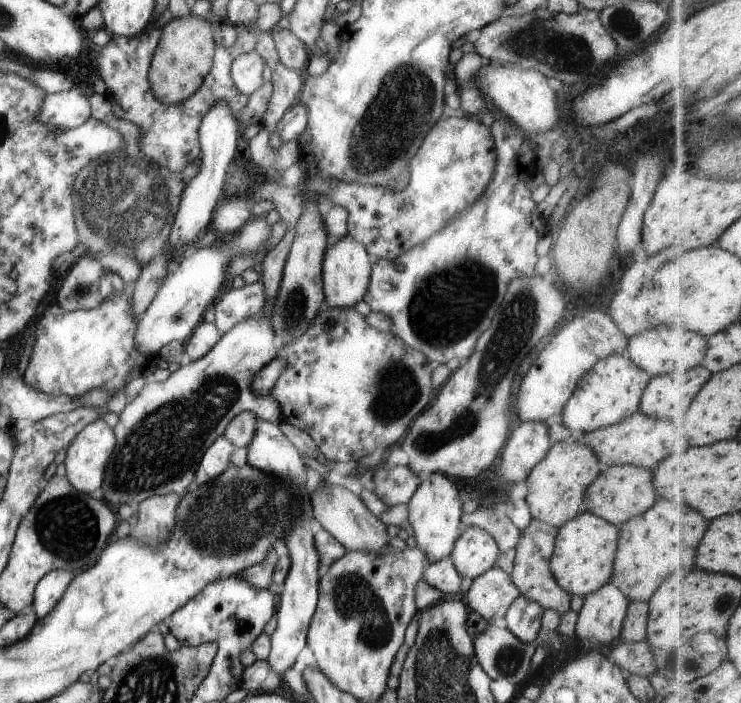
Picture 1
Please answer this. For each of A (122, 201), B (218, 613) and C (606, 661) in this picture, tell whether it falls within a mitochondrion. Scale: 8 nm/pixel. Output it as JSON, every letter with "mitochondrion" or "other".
{"A":"mitochondrion","B":"other","C":"other"}

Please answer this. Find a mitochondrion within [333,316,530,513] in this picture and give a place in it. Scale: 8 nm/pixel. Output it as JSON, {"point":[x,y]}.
{"point":[399,387]}

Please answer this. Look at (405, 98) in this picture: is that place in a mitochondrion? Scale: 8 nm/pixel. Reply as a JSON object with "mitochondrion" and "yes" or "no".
{"mitochondrion":"yes"}

